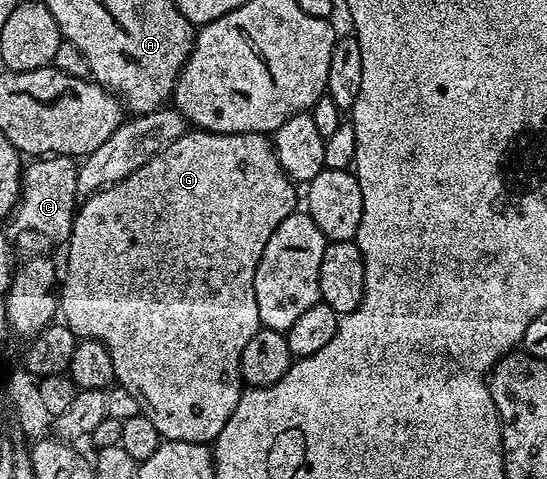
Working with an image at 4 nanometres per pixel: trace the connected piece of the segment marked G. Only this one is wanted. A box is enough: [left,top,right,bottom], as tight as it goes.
[57,129,297,445]

